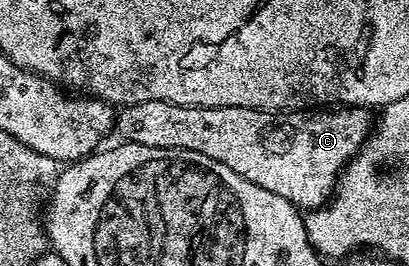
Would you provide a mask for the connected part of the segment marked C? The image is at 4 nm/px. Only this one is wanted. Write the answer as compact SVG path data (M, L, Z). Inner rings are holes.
M154 100L126 105L117 116L117 132L126 143L169 150L193 150L229 166L233 174L241 174L253 186L281 194L300 210L319 210L335 196L344 175L343 167L360 155L373 131L372 113L365 108L339 106L334 110L300 110L298 112L262 112L256 108L186 108L168 100Z

